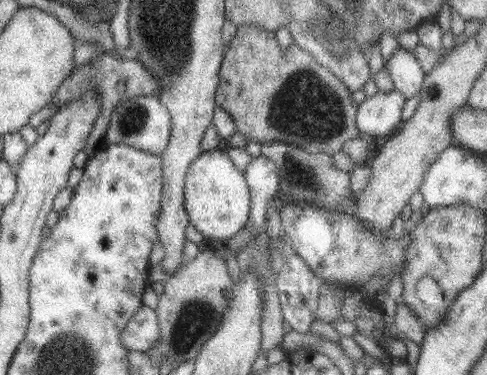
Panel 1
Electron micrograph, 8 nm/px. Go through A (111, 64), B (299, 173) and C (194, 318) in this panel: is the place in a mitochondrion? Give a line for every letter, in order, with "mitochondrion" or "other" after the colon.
A: other
B: mitochondrion
C: mitochondrion

